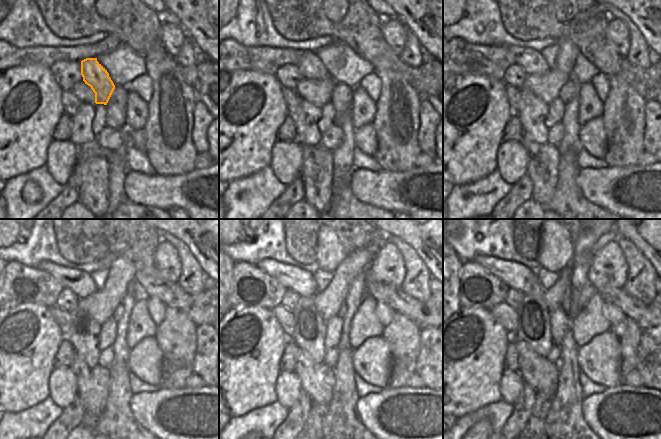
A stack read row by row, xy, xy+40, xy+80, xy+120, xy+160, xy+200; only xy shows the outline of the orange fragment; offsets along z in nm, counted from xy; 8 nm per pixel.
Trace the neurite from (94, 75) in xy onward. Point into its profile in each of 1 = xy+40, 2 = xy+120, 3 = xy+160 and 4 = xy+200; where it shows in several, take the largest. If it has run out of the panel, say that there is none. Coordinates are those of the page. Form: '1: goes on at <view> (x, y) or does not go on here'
1: goes on at xy+40 (310, 65)
2: goes on at xy+120 (81, 283)
3: goes on at xy+160 (302, 282)
4: goes on at xy+200 (515, 275)

